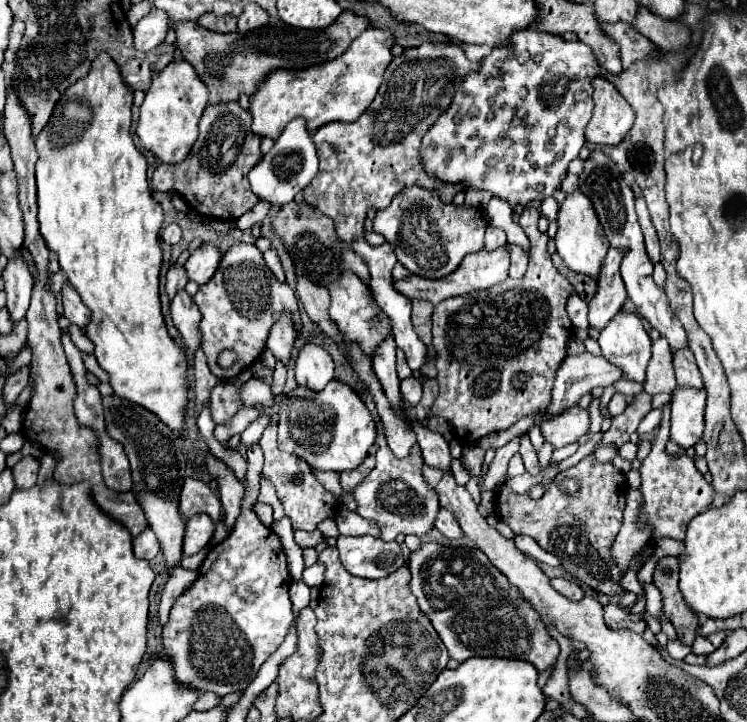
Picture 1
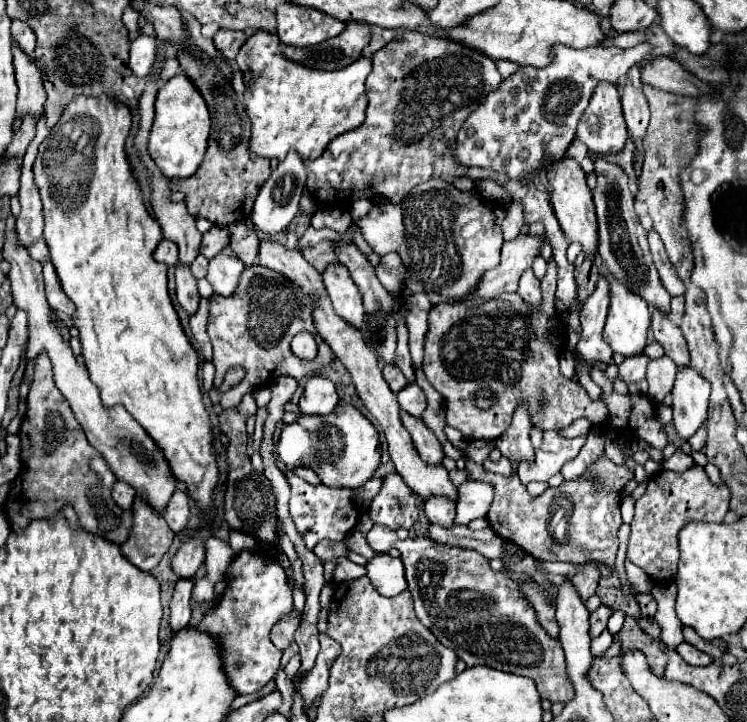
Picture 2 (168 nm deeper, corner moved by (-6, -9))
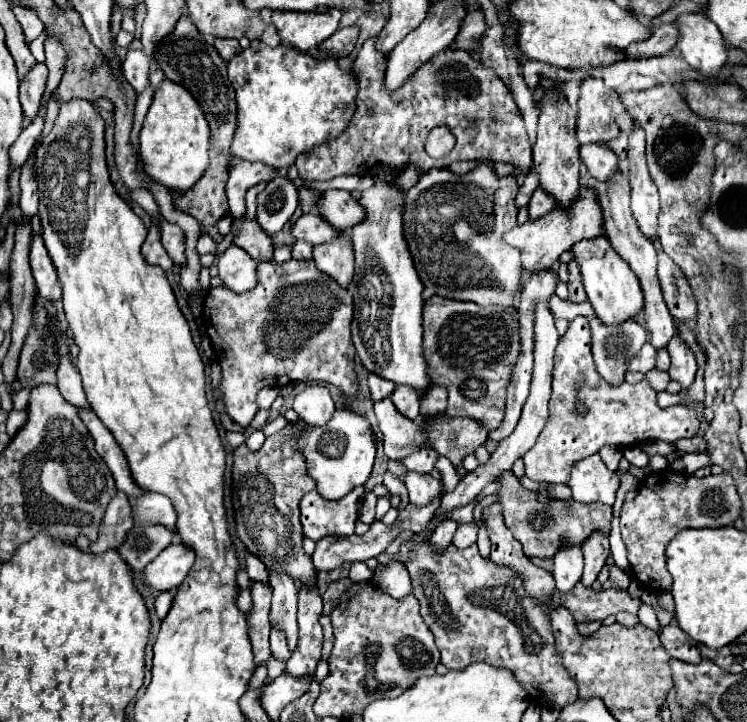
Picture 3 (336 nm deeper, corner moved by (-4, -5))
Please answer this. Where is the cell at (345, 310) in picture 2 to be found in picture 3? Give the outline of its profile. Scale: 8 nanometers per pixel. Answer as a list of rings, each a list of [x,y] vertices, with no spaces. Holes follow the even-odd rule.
[[[337,231],[335,241],[329,245],[313,247],[313,261],[319,271],[331,275],[341,287],[347,287],[353,279],[353,247],[345,231]]]

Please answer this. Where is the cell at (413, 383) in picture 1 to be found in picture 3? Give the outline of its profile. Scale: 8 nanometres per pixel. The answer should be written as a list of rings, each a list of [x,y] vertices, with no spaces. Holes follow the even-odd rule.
[[[397,385],[393,395],[391,395],[393,405],[397,407],[397,411],[401,415],[405,415],[407,419],[415,421],[419,417],[419,395],[415,393],[413,387],[409,385]]]

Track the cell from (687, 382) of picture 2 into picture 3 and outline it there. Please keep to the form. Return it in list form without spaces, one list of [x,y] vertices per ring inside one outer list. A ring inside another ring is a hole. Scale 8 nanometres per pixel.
[[[675,335],[673,341],[665,345],[665,349],[671,357],[671,369],[669,369],[671,379],[679,381],[683,389],[689,389],[689,385],[695,379],[695,371],[697,371],[695,353],[689,349],[689,345],[679,335]]]

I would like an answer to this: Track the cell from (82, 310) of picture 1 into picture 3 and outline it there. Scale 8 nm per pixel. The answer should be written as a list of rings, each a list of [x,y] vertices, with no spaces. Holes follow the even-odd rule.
[[[41,233],[33,235],[31,241],[31,269],[37,283],[37,293],[47,301],[61,299],[61,285],[57,281],[57,269],[53,269],[53,261],[45,249]]]

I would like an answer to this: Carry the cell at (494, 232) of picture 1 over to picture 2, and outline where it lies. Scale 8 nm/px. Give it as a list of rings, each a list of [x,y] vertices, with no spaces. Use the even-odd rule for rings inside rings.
[[[511,203],[511,211],[507,213],[505,221],[501,223],[501,231],[503,231],[503,239],[505,241],[511,241],[519,235],[521,231],[521,225],[523,225],[523,207],[519,203]]]

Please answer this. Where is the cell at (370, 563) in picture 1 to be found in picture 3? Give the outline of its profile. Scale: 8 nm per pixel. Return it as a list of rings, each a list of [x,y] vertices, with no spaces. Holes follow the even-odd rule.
[[[403,563],[379,565],[379,569],[377,569],[373,575],[379,579],[381,589],[383,589],[387,595],[395,597],[395,599],[407,597],[407,595],[413,591],[409,573],[407,573],[407,569],[405,569]]]

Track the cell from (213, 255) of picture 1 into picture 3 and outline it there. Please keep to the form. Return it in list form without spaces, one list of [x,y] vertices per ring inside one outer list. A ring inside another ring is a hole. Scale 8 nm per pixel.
[[[231,245],[217,257],[219,277],[235,293],[245,293],[257,285],[257,265],[259,261],[249,257],[249,253],[237,245]]]

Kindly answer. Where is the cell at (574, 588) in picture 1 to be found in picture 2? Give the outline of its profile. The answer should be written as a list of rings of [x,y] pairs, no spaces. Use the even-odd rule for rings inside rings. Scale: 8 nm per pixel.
[[[585,563],[583,571],[577,573],[577,575],[573,575],[569,581],[571,581],[571,585],[575,587],[575,591],[579,593],[581,601],[587,601],[587,599],[595,593],[595,589],[597,589],[597,583],[599,583],[599,571],[597,571],[595,565]]]

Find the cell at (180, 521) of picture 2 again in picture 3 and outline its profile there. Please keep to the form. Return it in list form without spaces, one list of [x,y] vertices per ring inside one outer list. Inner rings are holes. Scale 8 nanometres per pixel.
[[[145,491],[141,497],[137,497],[137,501],[129,503],[133,509],[135,525],[165,525],[167,529],[175,525],[177,513],[173,509],[173,503],[161,493]]]

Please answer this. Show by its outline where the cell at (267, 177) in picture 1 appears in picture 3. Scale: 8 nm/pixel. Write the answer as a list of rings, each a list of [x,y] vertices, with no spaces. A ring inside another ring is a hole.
[[[277,177],[267,183],[265,191],[257,197],[257,223],[265,233],[275,235],[291,219],[297,209],[297,187],[287,177]]]

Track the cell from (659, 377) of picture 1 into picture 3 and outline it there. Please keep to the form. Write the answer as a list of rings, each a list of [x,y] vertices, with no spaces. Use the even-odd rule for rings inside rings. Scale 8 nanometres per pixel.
[[[653,369],[645,375],[645,379],[649,381],[649,385],[655,389],[655,391],[665,391],[667,389],[667,383],[671,381],[671,377],[665,373],[665,371],[659,371],[659,369]]]

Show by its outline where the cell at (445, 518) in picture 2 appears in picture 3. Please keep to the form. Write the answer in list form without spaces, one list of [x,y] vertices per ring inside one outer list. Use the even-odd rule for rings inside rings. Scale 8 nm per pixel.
[[[407,471],[403,475],[407,493],[409,493],[409,501],[415,505],[427,505],[429,501],[433,501],[435,497],[439,497],[439,487],[441,483],[437,479],[433,479],[427,473],[417,473],[417,471]]]

